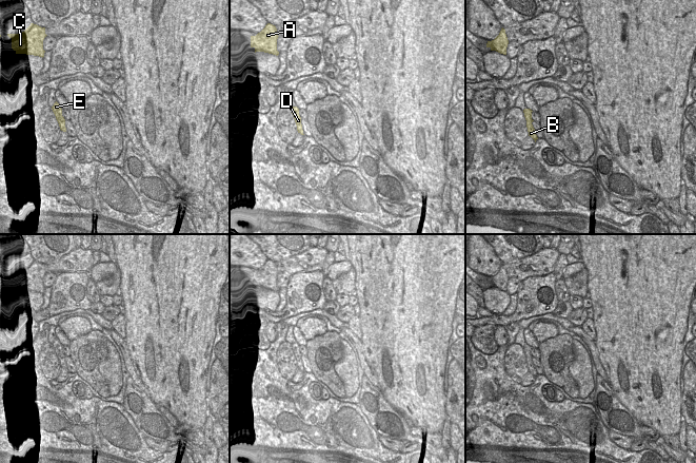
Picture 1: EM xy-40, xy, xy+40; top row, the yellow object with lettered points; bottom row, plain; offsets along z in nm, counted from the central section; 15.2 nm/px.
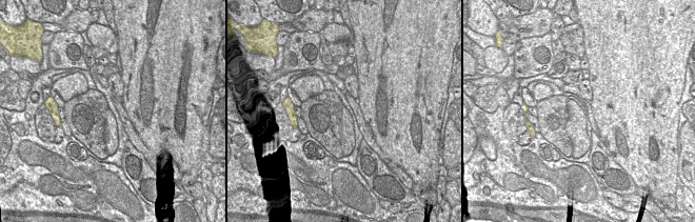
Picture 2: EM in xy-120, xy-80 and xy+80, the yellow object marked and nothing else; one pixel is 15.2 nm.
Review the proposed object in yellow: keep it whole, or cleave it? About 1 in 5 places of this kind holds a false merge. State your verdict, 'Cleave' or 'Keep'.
Keep

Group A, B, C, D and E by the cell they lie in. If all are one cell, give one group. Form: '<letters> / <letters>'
A B C D E

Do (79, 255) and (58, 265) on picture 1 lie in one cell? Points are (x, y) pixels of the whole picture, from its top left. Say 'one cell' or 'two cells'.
one cell

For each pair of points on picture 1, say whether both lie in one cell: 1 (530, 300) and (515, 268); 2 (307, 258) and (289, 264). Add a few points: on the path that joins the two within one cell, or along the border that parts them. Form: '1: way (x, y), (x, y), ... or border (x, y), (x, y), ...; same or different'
1: border (545, 274), (530, 276), (520, 281); different
2: way (303, 262), (293, 264); same

